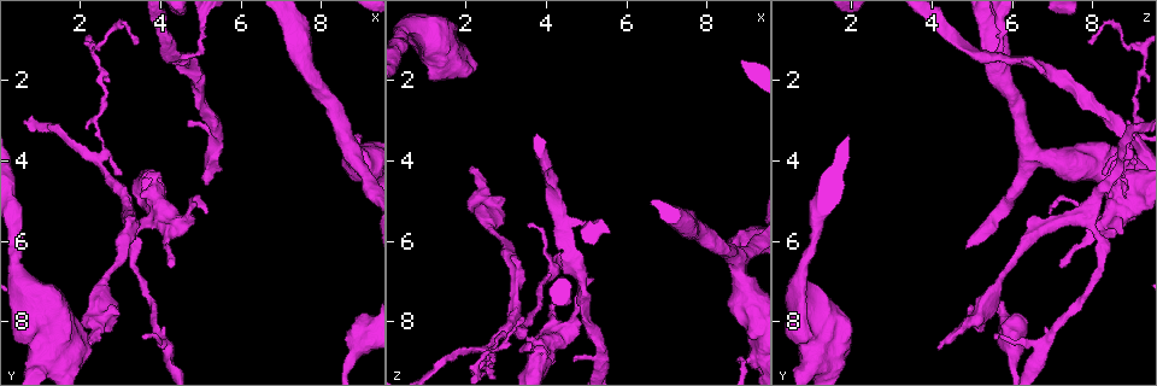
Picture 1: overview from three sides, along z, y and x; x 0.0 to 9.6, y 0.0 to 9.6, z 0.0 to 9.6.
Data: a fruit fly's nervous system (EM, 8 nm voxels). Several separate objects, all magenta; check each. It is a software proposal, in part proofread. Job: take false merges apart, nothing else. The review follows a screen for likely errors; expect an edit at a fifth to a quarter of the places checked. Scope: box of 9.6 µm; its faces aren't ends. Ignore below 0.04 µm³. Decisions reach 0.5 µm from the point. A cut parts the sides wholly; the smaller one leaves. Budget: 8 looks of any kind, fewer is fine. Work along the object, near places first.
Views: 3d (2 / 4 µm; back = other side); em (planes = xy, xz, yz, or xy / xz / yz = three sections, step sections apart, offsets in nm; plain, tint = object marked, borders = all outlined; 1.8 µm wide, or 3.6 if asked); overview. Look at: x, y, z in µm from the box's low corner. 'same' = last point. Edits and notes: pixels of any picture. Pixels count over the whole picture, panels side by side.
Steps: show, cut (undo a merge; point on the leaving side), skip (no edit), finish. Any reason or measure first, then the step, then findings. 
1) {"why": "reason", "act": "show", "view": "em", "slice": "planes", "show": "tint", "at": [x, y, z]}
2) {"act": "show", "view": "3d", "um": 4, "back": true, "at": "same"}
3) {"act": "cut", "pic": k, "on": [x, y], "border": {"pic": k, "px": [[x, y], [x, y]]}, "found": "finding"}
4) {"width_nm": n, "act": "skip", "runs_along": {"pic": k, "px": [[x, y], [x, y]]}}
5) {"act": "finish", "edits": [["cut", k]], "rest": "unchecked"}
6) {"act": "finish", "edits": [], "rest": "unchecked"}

{"why": "sudden change in width", "act": "show", "view": "em", "um": 3.6, "slice": "planes", "show": "tint", "at": [3.90, 4.70, 9.05]}

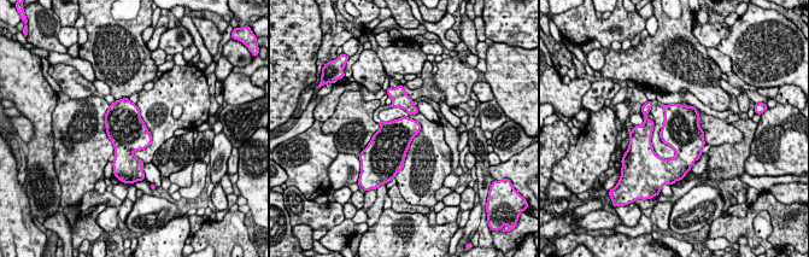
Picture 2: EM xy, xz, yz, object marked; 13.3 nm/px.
{"act": "skip", "found": "one neuron here"}

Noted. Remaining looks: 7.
{"why": "abrupt turn", "act": "show", "view": "3d", "um": 2, "at": [4.60, 1.35, 5.65]}

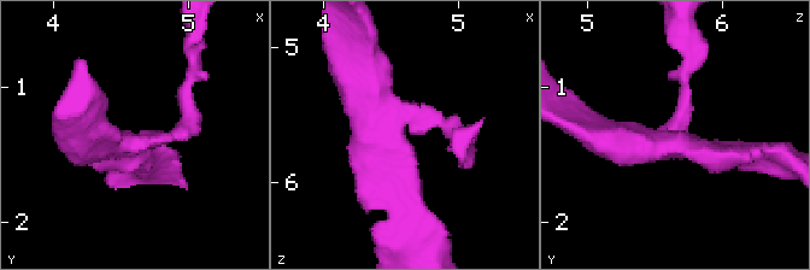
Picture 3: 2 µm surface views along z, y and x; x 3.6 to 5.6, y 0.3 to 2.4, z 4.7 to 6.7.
{"arms": 3, "why": "need the tissue", "act": "show", "view": "em", "um": 3.6, "slice": "planes", "show": "tint", "at": [4.54, 1.38, 5.58]}

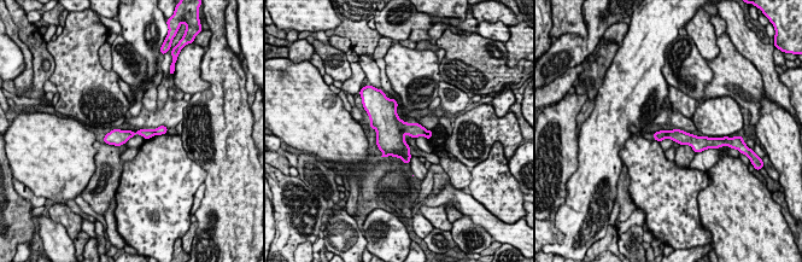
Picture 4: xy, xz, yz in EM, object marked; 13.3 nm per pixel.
{"act": "cut", "pic": 4, "on": [146, 133], "border": {"pic": 4, "px": [[152, 130], [156, 134]]}, "found": "a second neuron is stuck on"}

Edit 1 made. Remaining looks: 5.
{"why": "see it whole again", "act": "show", "view": "overview"}

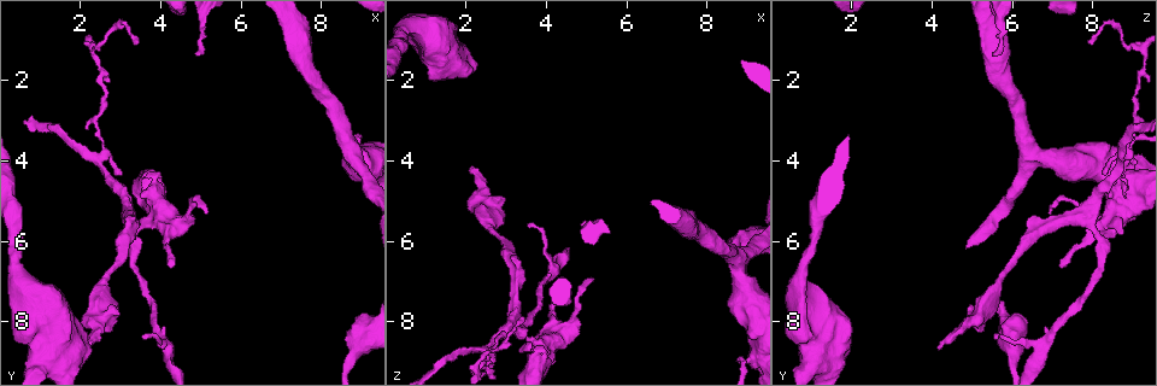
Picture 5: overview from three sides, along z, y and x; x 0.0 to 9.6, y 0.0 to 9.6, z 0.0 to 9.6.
{"why": "sudden change in width", "act": "show", "view": "3d", "um": 4, "at": [1.35, 8.85, 1.35]}

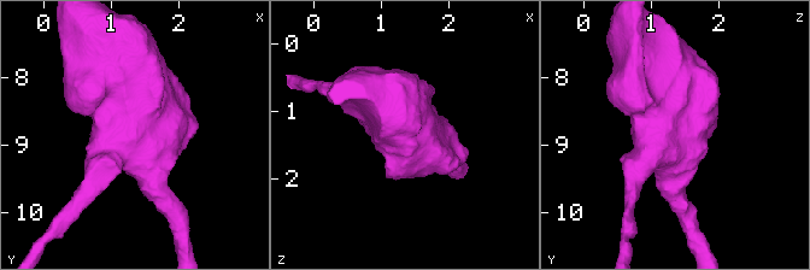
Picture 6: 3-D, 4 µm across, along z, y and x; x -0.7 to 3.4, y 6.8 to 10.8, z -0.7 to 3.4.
{"act": "show", "view": "em", "um": 3.6, "slice": "xz", "step": 8, "show": "tint", "at": [1.35, 8.85, 1.25]}

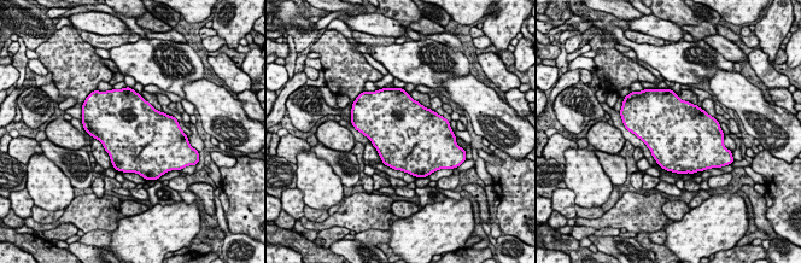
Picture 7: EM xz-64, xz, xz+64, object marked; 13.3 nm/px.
{"width_nm": 900, "act": "skip", "found": "all the same neuron"}

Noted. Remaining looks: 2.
{"act": "finish", "edits": [["cut", 4]], "rest": "unchecked"}

